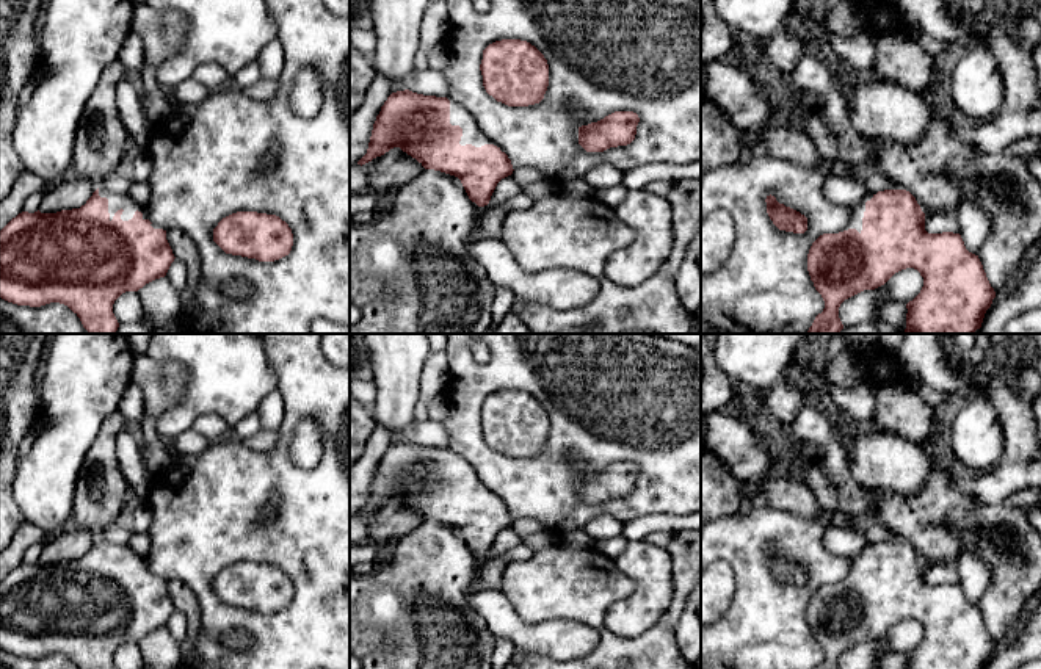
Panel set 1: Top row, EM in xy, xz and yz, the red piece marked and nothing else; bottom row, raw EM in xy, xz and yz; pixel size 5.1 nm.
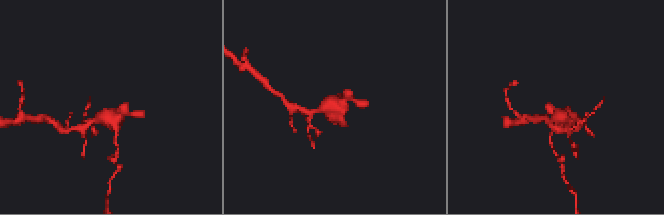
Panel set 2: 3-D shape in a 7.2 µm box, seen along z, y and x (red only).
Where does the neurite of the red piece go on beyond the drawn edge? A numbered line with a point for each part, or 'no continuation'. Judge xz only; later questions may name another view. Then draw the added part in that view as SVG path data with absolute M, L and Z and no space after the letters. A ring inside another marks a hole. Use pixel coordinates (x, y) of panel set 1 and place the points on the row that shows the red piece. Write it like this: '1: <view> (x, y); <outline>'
1: xz (472, 133); M450 97L448 100L450 100L450 124L459 125L462 128L462 136L459 141L461 146L472 144L475 147L481 147L484 144L494 144L503 152L503 149L497 143L494 143L483 133L473 114L466 107L462 107L461 103Z

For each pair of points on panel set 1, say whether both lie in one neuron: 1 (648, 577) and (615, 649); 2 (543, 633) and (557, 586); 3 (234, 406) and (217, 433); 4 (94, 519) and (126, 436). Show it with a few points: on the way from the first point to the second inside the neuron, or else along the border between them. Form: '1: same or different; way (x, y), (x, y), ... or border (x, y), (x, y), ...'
1: different; border (604, 613), (626, 636), (656, 621)
2: different; border (513, 605), (524, 622), (576, 619), (583, 624)
3: different; border (190, 426), (201, 415), (217, 414), (231, 428)
4: different; border (124, 426), (116, 437), (116, 459), (129, 486)

